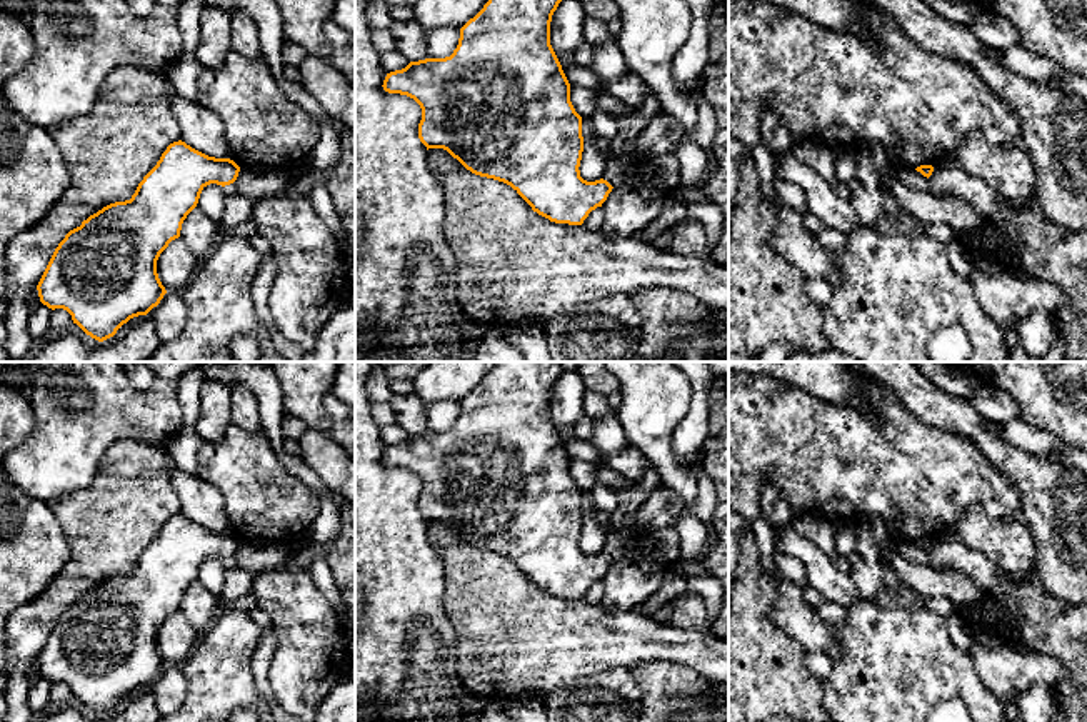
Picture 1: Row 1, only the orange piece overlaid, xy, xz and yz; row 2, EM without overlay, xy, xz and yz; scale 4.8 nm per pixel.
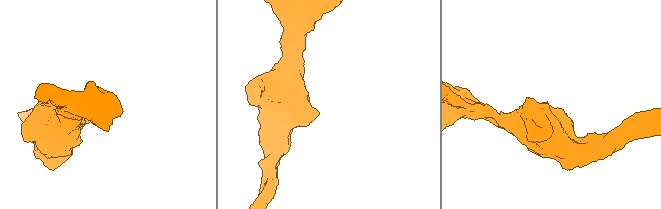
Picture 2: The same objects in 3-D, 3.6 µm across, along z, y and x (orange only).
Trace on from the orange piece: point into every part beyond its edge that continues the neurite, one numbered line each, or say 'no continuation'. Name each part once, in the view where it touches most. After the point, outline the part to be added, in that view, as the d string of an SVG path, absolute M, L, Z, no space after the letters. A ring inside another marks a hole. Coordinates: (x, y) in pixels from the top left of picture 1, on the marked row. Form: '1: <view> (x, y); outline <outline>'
no continuation

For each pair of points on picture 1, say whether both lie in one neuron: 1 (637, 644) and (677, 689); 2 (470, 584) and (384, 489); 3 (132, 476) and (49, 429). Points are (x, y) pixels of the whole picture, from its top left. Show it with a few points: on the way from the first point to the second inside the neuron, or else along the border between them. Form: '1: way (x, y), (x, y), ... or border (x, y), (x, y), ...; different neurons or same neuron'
1: border (631, 667), (641, 662), (677, 662), (692, 671); different neurons
2: border (425, 524), (425, 534), (442, 561), (444, 574); different neurons
3: border (137, 441), (119, 439), (94, 477), (77, 489); different neurons

